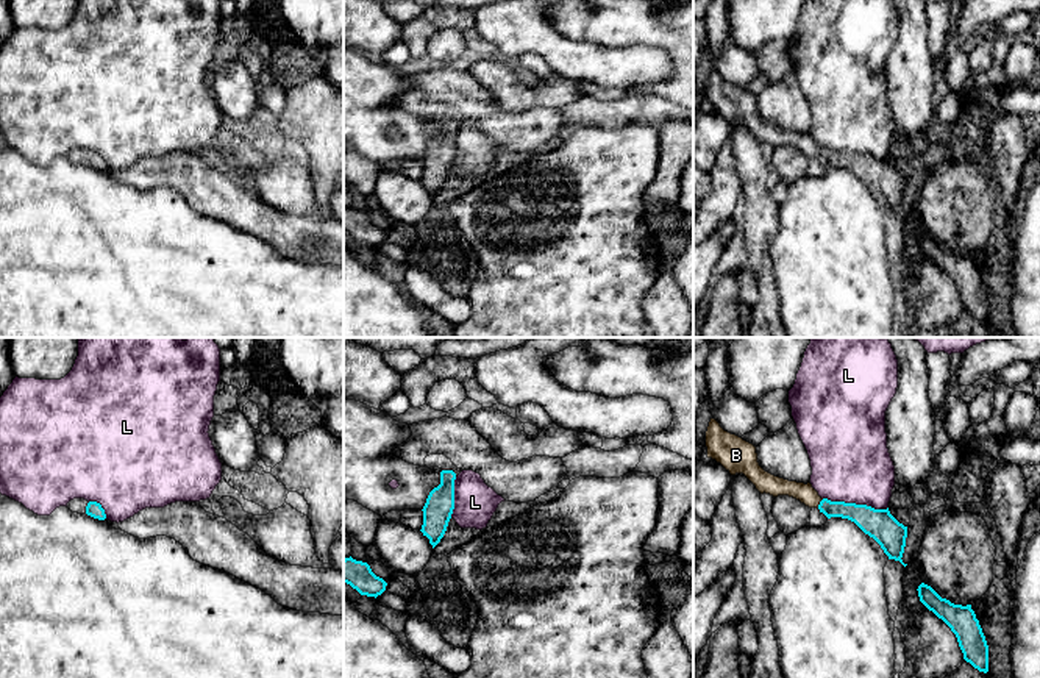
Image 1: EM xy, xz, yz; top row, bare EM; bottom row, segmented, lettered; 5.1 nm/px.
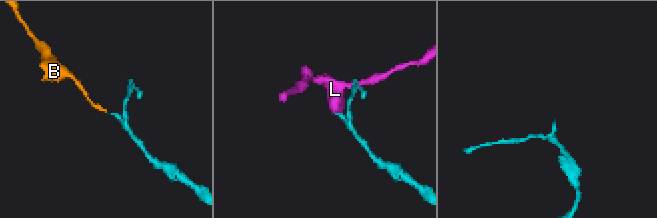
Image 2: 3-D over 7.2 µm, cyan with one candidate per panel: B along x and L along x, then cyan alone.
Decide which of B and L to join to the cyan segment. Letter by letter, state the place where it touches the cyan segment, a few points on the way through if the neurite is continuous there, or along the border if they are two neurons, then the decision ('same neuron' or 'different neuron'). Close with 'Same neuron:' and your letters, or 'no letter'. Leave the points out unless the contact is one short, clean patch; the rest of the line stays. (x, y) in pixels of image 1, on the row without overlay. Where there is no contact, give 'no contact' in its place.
B: yz (820, 153) | across yz (865, 167), (820, 153), (804, 142), (775, 136) | same neuron
L: yz (854, 153) | along yz (823, 147), (833, 152), (854, 152), (887, 158) | different neuron
Same neuron: B

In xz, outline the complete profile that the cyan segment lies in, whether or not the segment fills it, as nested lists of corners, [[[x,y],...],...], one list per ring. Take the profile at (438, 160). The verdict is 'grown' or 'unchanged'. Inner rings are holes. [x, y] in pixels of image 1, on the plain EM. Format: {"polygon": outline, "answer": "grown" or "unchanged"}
{"polygon": [[[442,120],[440,134],[429,142],[422,159],[423,175],[420,181],[429,189],[433,198],[443,187],[454,159],[454,130],[453,120]]], "answer": "unchanged"}

